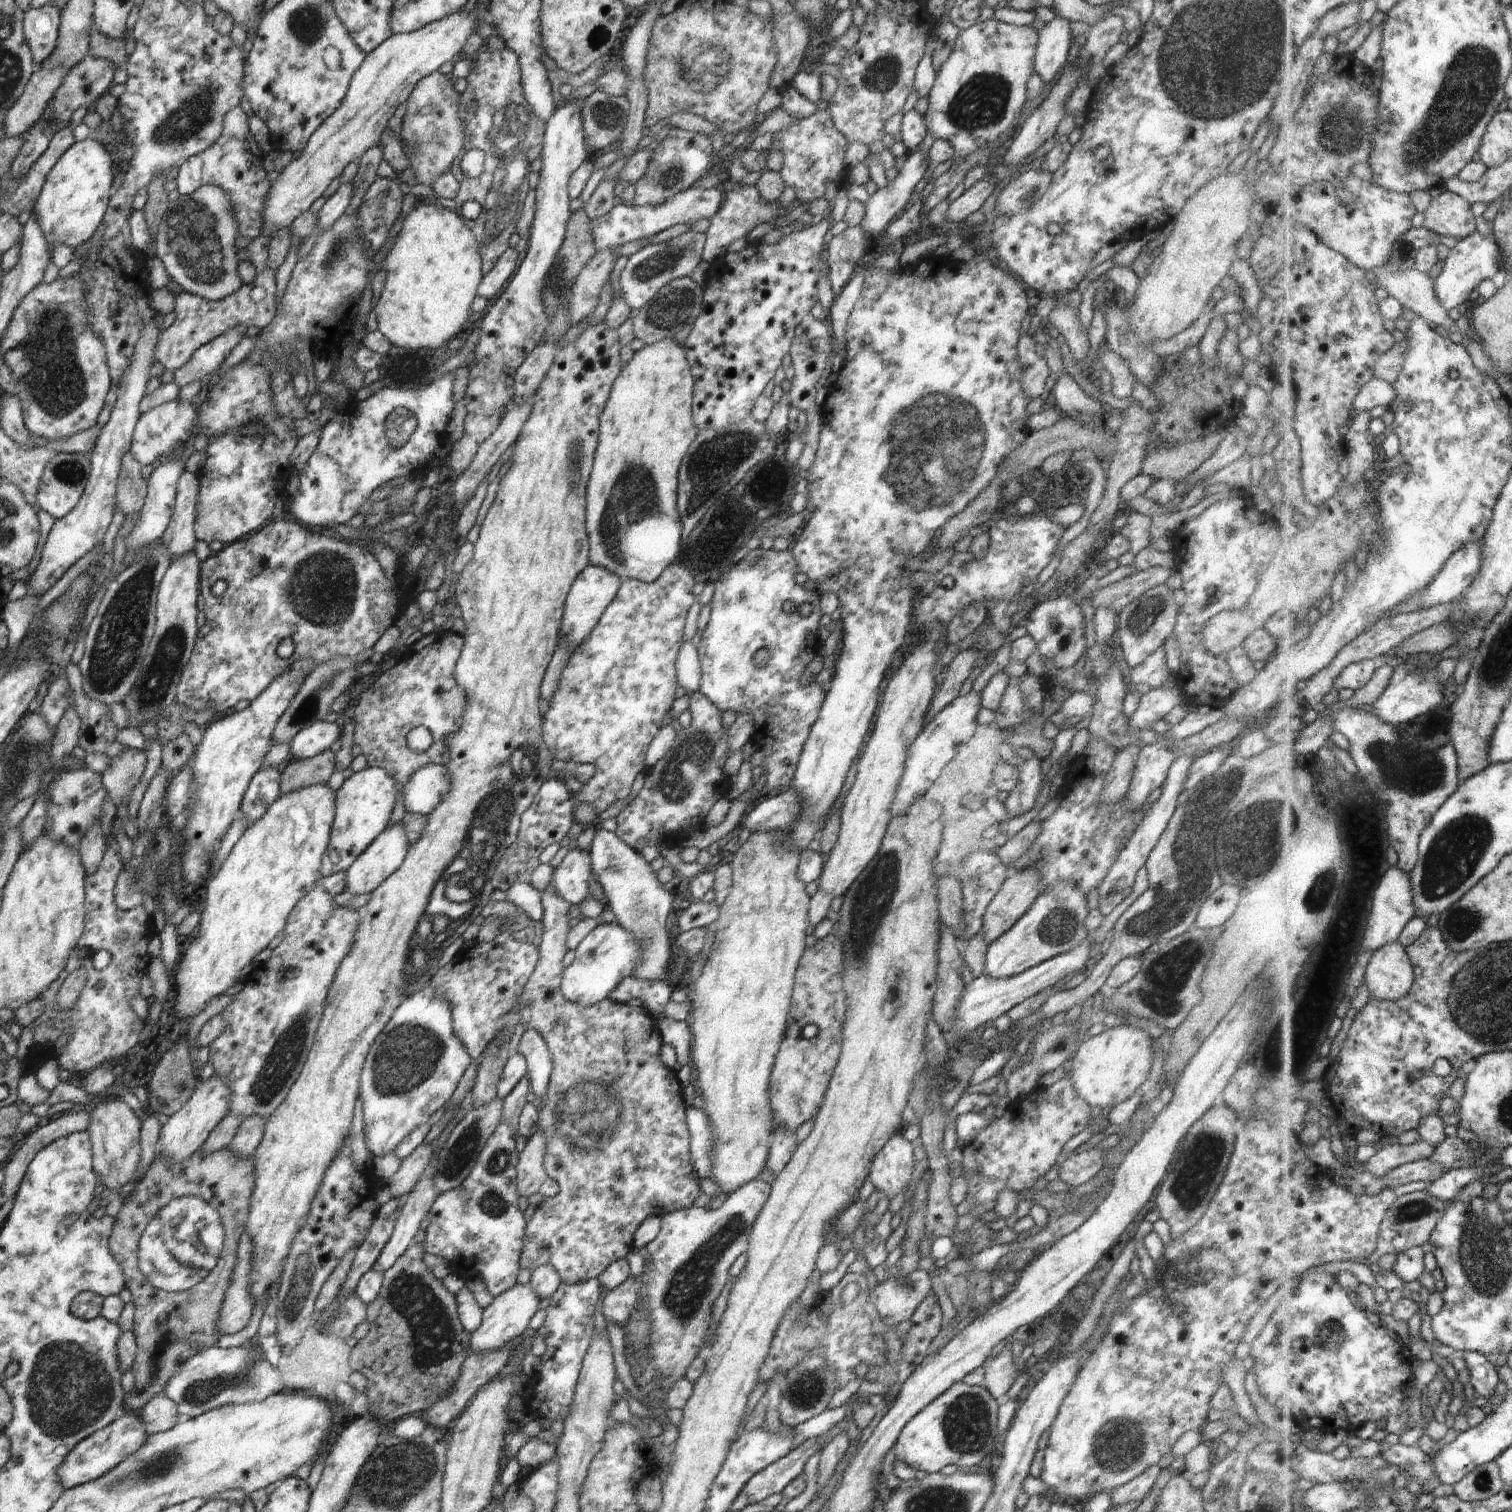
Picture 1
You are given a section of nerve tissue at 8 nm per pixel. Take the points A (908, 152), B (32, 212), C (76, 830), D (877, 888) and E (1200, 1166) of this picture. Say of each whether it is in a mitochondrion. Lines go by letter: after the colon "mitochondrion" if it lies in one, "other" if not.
A: other
B: other
C: other
D: mitochondrion
E: mitochondrion

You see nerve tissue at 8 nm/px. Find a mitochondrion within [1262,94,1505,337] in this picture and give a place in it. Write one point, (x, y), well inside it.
(1406, 249)

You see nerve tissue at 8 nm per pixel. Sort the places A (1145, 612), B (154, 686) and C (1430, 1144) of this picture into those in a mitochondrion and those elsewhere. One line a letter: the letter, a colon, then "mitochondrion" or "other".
A: mitochondrion
B: mitochondrion
C: other

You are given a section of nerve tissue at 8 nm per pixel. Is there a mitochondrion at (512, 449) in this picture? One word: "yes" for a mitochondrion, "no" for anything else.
no

